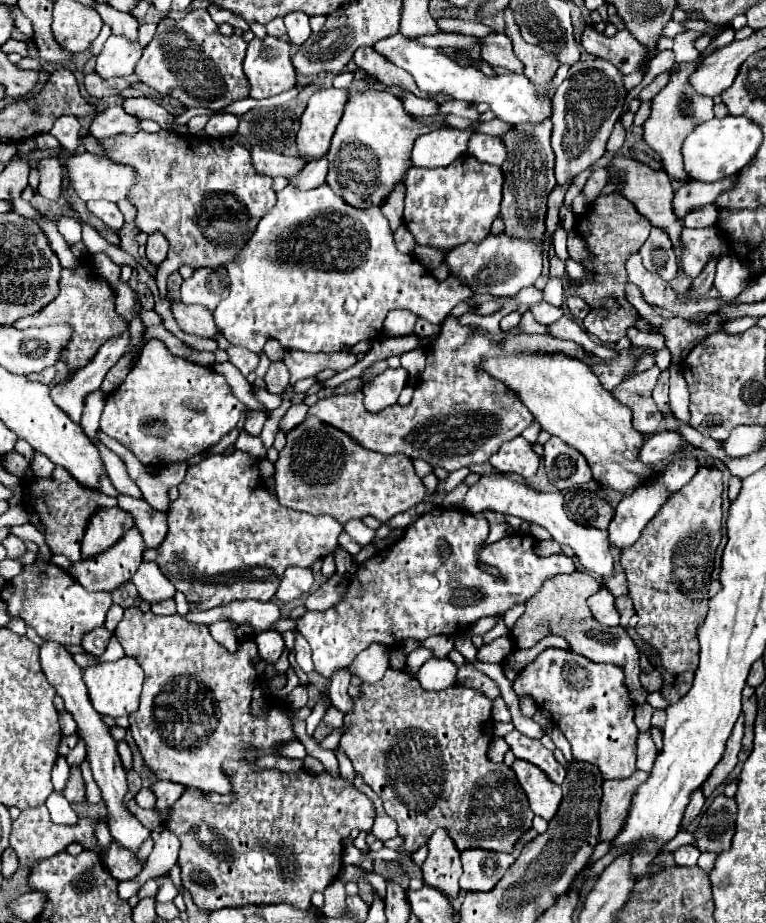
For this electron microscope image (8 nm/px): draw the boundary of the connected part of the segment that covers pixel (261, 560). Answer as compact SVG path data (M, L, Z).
M234 451L232 455L210 455L206 459L202 459L200 463L196 465L188 465L188 471L186 471L186 477L184 481L178 485L178 499L170 503L170 509L168 509L168 535L166 539L162 541L162 545L158 545L156 549L146 549L144 553L144 559L146 561L156 561L158 567L162 569L162 573L174 583L174 587L178 591L182 591L190 603L190 611L208 611L216 605L228 605L230 601L236 601L236 599L256 599L256 601L270 601L278 589L278 583L280 583L280 575L288 569L288 567L312 567L314 561L326 557L332 553L332 549L338 545L338 537L342 533L342 525L338 521L334 521L332 517L328 515L310 515L310 513L304 513L304 511L296 511L296 509L288 509L284 505L278 503L276 495L272 495L268 491L268 487L264 485L264 481L260 479L260 471L258 471L258 459L250 457L248 453L244 451Z

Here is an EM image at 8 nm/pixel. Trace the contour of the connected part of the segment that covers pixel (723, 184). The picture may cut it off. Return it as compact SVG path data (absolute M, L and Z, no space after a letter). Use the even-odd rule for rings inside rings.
M730 175L724 177L722 181L714 181L714 183L704 183L704 181L686 181L676 193L674 193L674 215L678 217L678 221L684 221L684 217L688 215L688 211L714 203L720 193L732 189L738 183L738 175Z

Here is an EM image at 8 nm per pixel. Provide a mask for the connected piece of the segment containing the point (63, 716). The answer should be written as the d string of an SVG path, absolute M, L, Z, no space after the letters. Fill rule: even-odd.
M66 711L60 713L60 725L62 725L62 733L64 733L64 735L74 735L74 733L76 733L76 721L74 721L74 717L70 717L70 713L66 713Z

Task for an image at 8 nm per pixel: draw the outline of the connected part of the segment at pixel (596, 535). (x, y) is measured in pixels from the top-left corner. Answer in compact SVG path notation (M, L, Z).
M482 475L482 479L472 485L466 493L466 511L470 513L480 513L484 509L490 511L498 511L498 513L506 513L506 515L516 515L528 523L536 523L542 525L544 529L548 529L548 533L552 535L554 541L558 541L560 545L568 545L574 549L578 561L582 563L582 567L594 575L606 577L606 589L610 589L610 593L614 597L618 595L626 595L626 575L618 573L612 575L612 555L610 555L610 543L608 543L608 533L596 527L588 527L588 525L578 525L572 519L566 517L564 513L564 497L560 491L554 493L542 493L536 489L530 489L526 485L520 483L512 483L510 479L502 479L502 477L490 477L490 475Z

